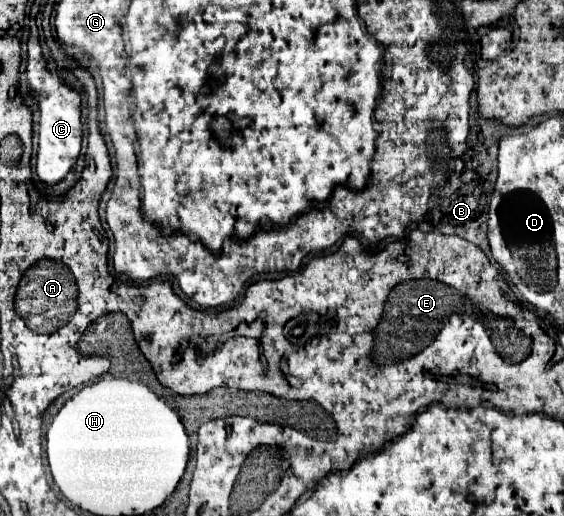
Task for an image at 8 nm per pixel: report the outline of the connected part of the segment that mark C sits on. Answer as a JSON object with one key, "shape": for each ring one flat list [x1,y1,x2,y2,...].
{"shape":[[30,47,26,75,28,75,28,85,36,93,38,107,40,107,40,149,38,149,38,157,36,157,36,173,44,183,54,185,64,179,64,175,74,167,74,163,80,155,80,147,82,147,80,105,82,105,82,99,76,89,72,89,58,75,50,73,46,69,46,61,42,57,40,47,36,47,36,49]]}

